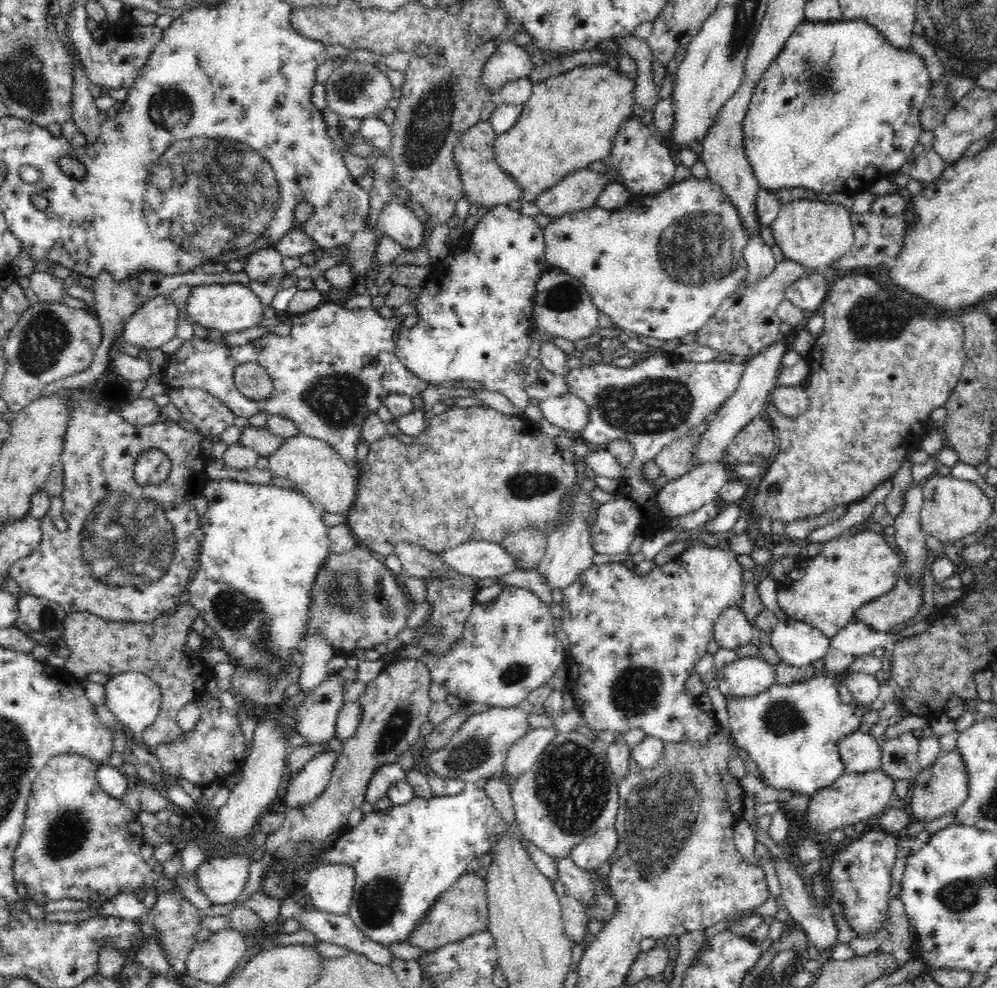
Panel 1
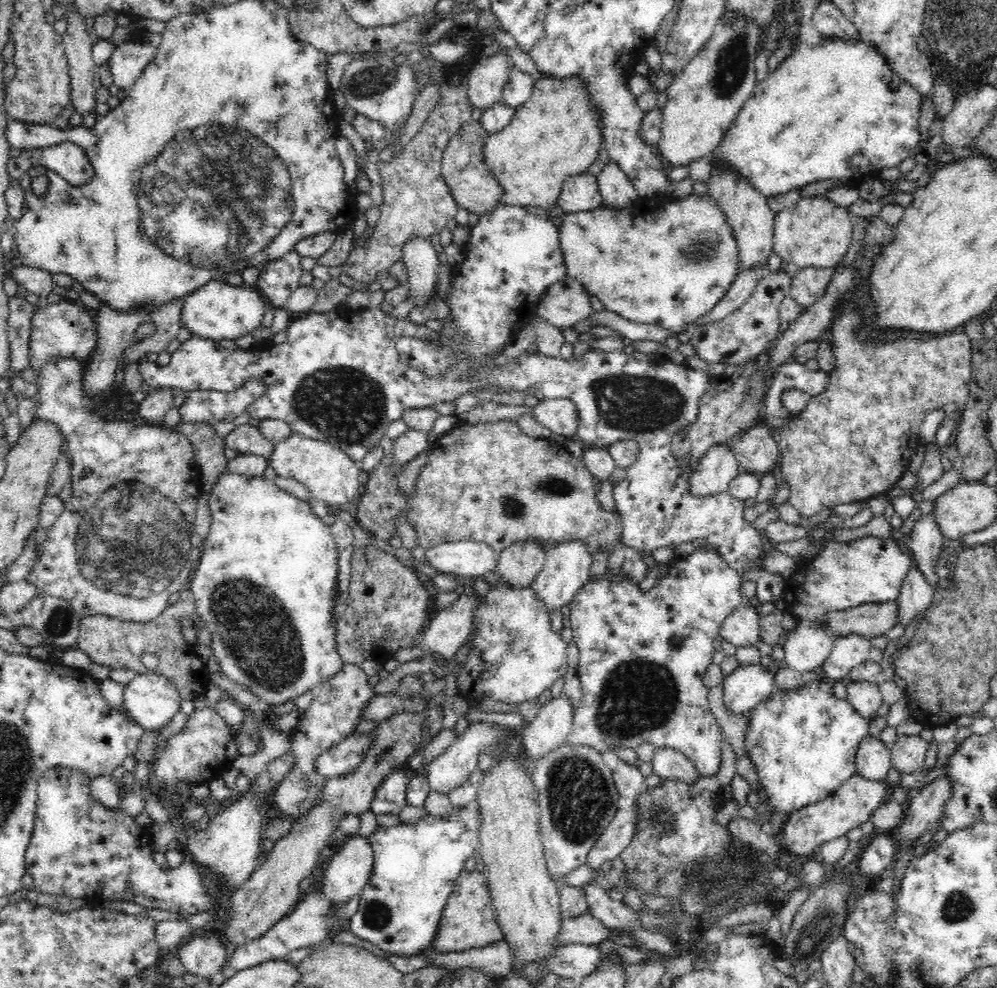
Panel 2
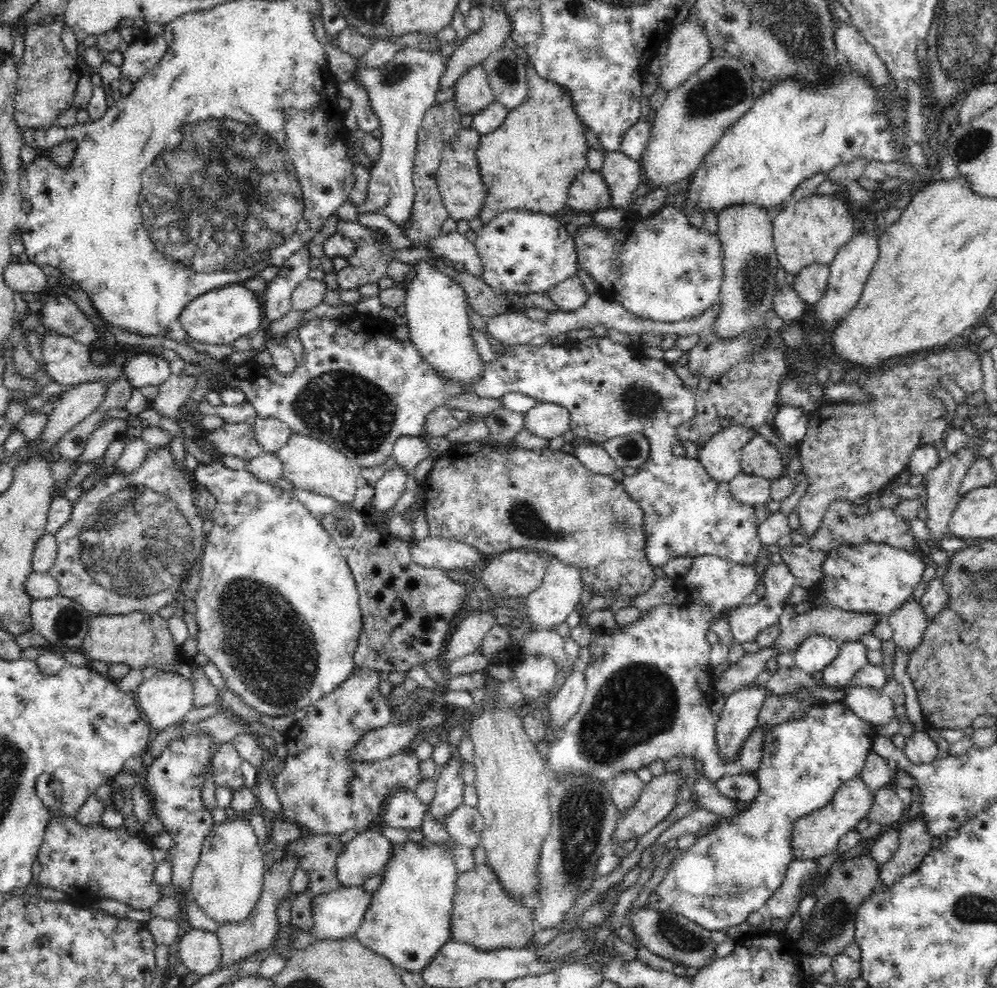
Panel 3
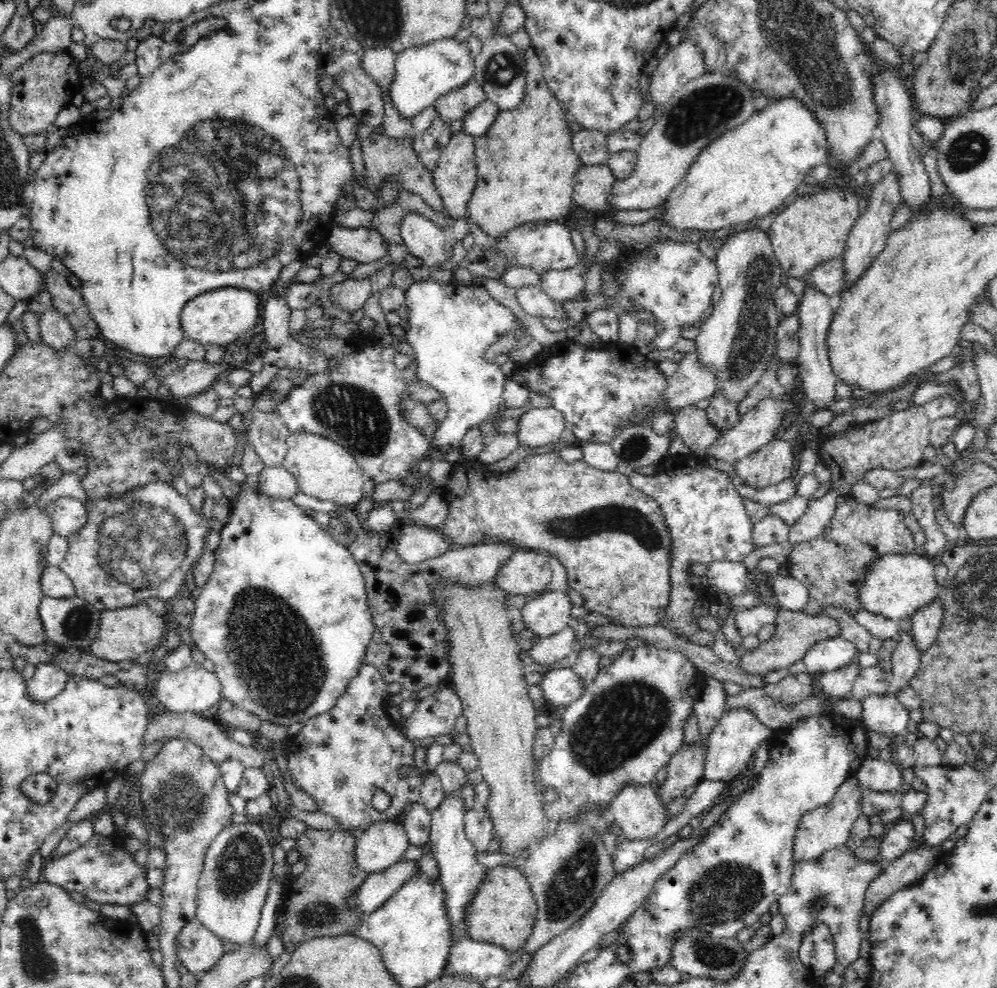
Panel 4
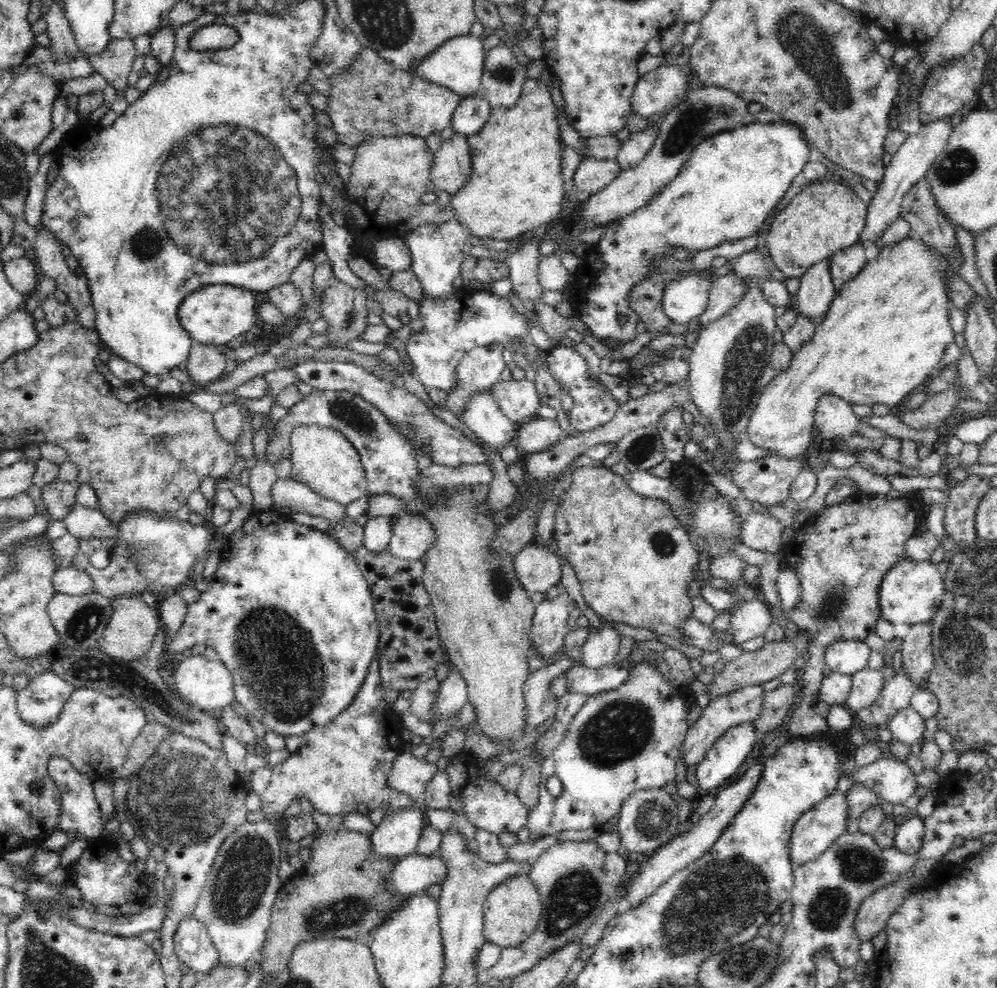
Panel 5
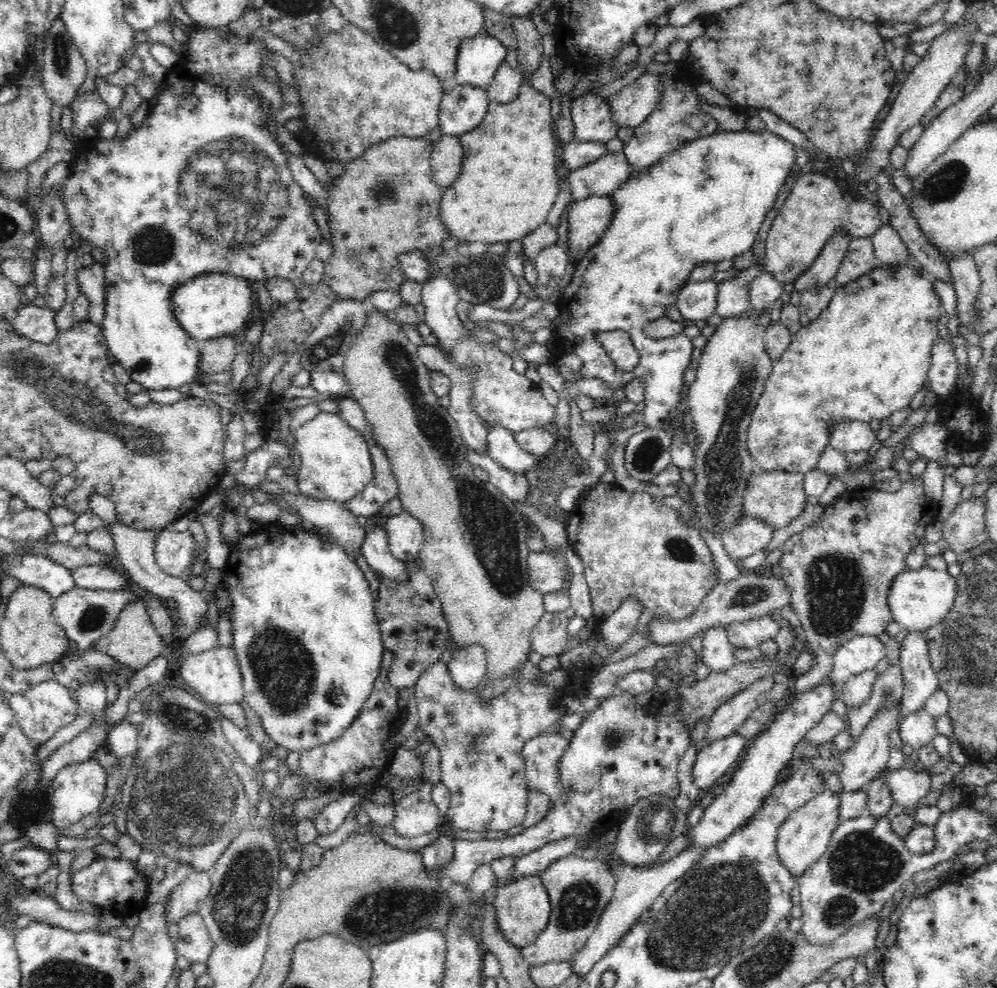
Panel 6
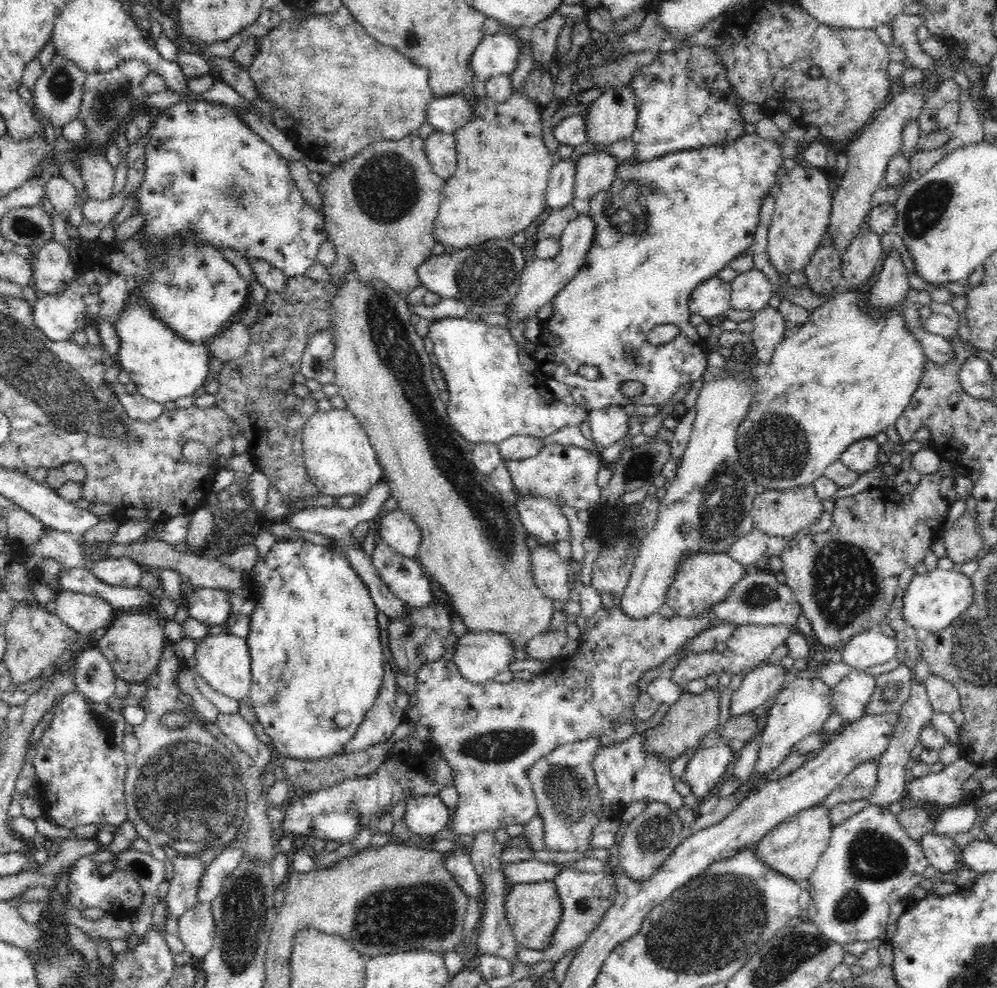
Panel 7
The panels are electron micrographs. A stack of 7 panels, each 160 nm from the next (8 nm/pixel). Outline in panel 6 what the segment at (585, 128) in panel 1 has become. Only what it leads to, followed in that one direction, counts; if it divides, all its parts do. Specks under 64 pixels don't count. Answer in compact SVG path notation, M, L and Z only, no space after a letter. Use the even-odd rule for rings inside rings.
M524 82L516 100L508 104L489 101L484 120L474 130L459 136L464 149L462 172L455 184L444 192L440 208L441 220L449 236L456 236L460 243L510 243L522 240L547 222L547 216L560 192L556 172L558 146L550 104L552 99L532 87L532 84Z

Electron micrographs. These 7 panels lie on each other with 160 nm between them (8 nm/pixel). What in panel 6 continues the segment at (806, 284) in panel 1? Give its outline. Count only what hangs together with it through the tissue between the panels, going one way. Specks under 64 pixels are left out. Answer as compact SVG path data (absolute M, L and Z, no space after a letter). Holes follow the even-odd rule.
M872 238L852 239L848 246L848 252L846 252L842 265L835 276L835 281L840 285L845 285L868 274L875 267L876 259Z

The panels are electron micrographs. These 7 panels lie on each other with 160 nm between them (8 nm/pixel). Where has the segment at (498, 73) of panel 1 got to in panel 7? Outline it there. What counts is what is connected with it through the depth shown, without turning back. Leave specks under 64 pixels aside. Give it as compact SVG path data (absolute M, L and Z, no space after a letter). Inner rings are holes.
M340 6L336 12L332 14L318 14L316 16L308 16L308 18L294 18L292 21L282 22L278 28L272 29L264 37L257 39L258 52L255 60L250 64L251 79L255 84L255 88L263 98L273 103L274 108L280 108L282 112L287 112L293 120L293 126L289 131L291 139L299 145L306 156L319 157L327 160L333 165L340 162L350 160L356 156L358 152L362 152L366 146L379 140L400 140L410 134L416 133L418 128L426 122L426 110L428 104L435 97L429 85L429 72L427 68L414 64L407 56L396 49L384 46L378 42L373 36L370 36L365 28L352 16L347 6Z

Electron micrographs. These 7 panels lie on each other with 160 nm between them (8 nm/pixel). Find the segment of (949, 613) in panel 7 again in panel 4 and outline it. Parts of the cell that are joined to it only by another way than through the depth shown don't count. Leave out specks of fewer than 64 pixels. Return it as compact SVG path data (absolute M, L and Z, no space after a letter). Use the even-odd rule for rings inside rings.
M886 553L872 561L863 574L857 596L861 606L872 614L890 619L904 619L913 616L925 604L938 599L940 587L934 576L935 559L925 555Z

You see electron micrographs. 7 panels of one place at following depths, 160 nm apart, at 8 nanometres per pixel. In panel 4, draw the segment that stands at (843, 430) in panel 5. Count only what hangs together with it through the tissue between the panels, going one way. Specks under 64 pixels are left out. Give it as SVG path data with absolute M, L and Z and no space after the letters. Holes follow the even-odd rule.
M806 286L795 314L800 322L799 332L797 333L798 341L800 341L800 352L794 360L794 364L799 370L798 379L803 382L804 398L812 400L819 412L822 410L830 411L829 406L834 402L834 397L836 398L836 391L834 390L836 374L834 374L830 364L827 339L834 317L834 310L830 307L828 296L817 288Z

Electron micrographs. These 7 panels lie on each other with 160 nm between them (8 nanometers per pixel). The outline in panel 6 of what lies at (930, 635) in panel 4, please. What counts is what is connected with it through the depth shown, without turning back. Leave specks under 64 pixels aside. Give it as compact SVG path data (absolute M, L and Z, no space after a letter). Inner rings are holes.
M909 633L903 640L900 647L900 667L902 668L902 675L904 675L904 690L901 698L901 718L900 722L904 719L904 716L916 712L916 710L924 710L924 704L930 696L939 690L939 683L937 675L932 667L932 662L928 652L928 645L926 639L922 637L922 633Z

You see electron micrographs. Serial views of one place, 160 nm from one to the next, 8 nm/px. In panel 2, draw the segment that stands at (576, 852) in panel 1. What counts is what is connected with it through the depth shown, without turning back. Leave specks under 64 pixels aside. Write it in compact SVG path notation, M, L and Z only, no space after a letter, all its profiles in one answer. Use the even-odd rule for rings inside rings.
M636 804L628 811L618 810L606 830L596 839L587 854L585 864L598 870L604 862L618 858L619 854L630 844L637 831L638 809Z

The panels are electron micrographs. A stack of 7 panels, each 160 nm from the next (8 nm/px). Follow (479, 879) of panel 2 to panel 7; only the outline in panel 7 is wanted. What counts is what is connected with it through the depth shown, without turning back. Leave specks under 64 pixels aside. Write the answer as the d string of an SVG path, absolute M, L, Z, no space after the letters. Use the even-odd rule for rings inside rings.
M538 881L509 885L505 902L507 921L517 945L530 950L546 950L561 917L561 900L553 881Z

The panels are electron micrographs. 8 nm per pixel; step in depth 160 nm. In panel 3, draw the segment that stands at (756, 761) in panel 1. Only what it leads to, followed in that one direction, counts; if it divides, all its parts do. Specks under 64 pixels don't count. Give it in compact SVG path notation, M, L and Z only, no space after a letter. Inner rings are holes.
M841 701L816 704L808 708L802 718L765 728L764 753L754 772L759 782L756 801L744 812L718 821L707 835L696 839L682 854L671 857L667 874L651 892L646 907L655 911L674 911L709 931L723 931L746 922L750 912L764 911L765 902L780 888L788 864L794 859L793 824L802 816L826 806L845 782L859 776L867 756L873 751L875 736L876 727L859 718Z

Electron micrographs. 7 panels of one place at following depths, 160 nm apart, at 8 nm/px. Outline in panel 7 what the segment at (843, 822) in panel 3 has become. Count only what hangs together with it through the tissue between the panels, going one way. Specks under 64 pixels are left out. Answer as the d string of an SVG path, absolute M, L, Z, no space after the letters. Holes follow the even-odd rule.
M820 801L812 808L800 810L798 814L775 826L756 846L756 855L760 861L768 864L778 873L792 880L809 880L819 858L828 848L833 826L830 809Z

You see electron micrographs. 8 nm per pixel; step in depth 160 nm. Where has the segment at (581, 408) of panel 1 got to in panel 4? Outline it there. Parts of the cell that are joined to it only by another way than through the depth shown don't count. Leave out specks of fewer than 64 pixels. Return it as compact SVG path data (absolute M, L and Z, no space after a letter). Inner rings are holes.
M553 406L532 408L519 421L518 442L536 448L558 442L565 429L564 415Z

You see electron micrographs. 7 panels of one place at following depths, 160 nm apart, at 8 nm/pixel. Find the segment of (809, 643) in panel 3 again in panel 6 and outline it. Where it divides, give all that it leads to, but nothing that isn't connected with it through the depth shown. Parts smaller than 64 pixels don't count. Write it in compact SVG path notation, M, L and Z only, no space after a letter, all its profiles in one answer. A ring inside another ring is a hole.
M856 636L837 648L833 660L833 670L829 676L838 699L831 711L839 718L847 719L848 707L843 700L843 689L850 677L866 670L873 670L886 654L884 643L877 636Z

